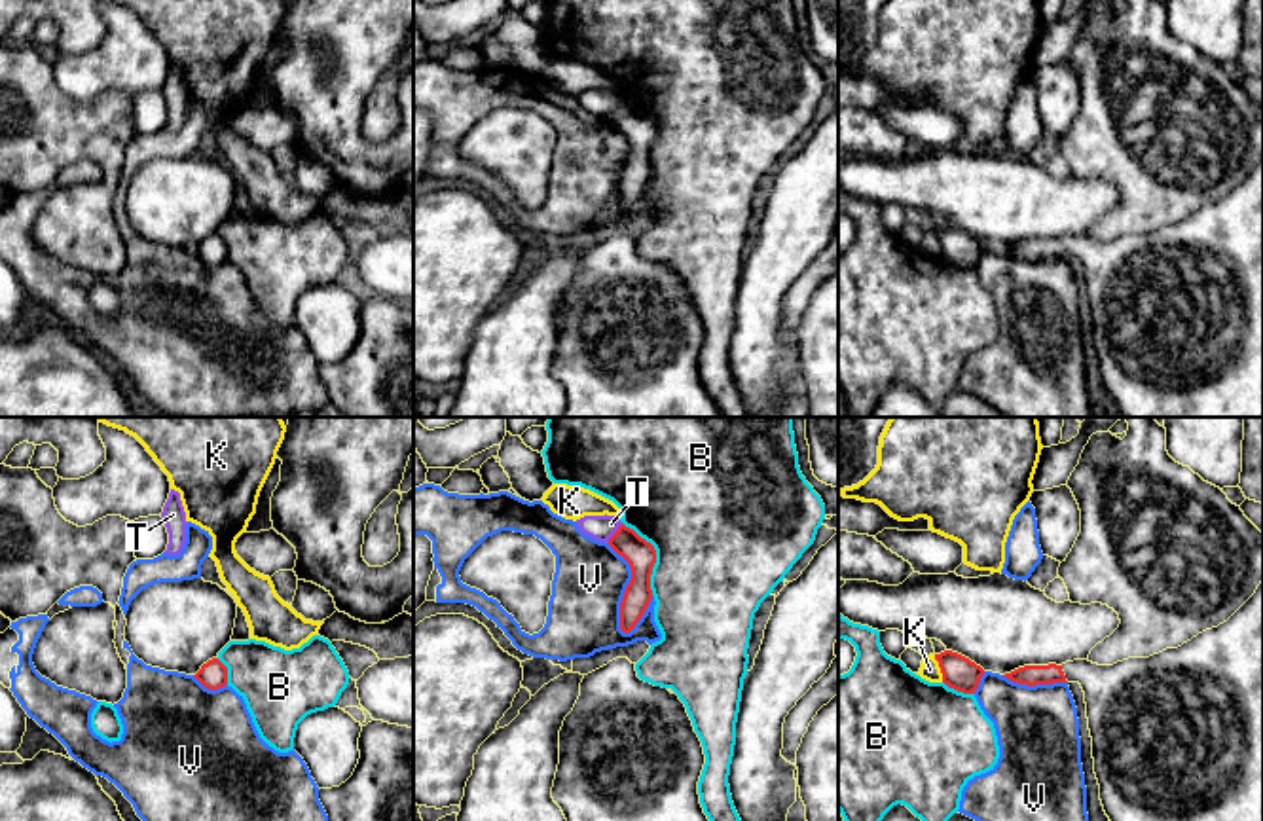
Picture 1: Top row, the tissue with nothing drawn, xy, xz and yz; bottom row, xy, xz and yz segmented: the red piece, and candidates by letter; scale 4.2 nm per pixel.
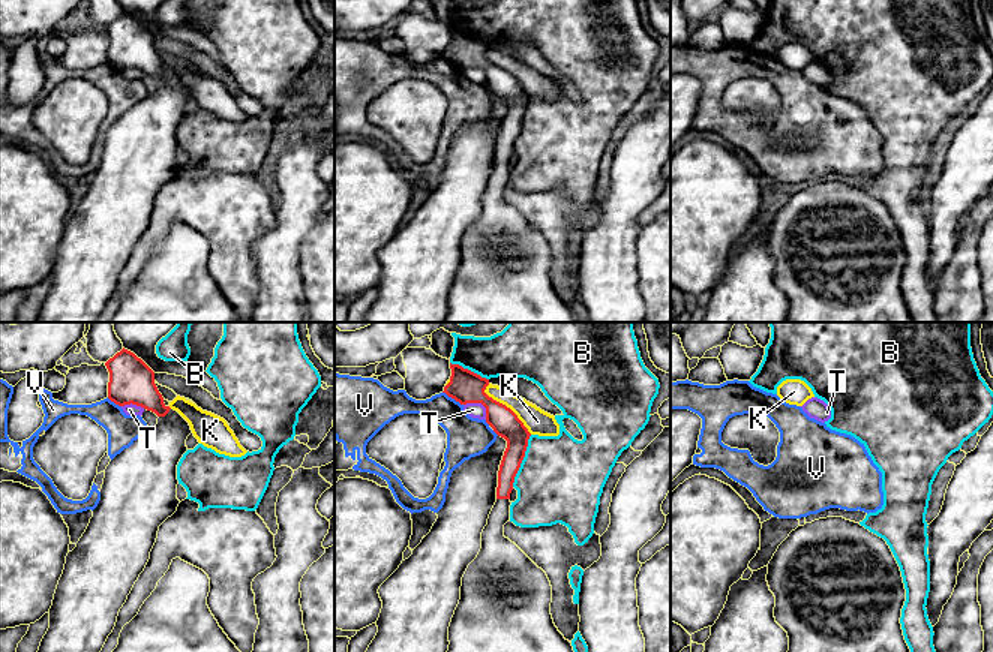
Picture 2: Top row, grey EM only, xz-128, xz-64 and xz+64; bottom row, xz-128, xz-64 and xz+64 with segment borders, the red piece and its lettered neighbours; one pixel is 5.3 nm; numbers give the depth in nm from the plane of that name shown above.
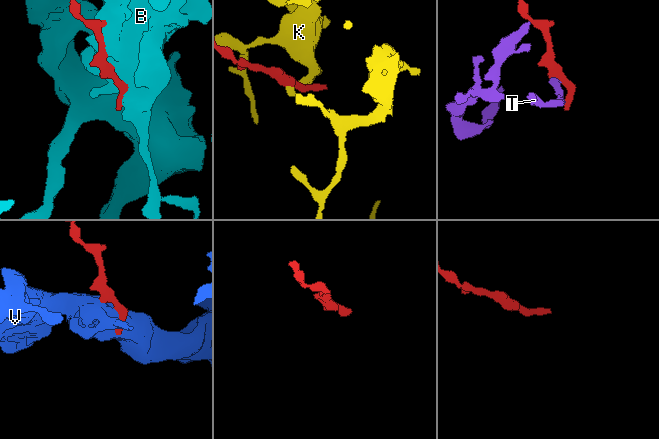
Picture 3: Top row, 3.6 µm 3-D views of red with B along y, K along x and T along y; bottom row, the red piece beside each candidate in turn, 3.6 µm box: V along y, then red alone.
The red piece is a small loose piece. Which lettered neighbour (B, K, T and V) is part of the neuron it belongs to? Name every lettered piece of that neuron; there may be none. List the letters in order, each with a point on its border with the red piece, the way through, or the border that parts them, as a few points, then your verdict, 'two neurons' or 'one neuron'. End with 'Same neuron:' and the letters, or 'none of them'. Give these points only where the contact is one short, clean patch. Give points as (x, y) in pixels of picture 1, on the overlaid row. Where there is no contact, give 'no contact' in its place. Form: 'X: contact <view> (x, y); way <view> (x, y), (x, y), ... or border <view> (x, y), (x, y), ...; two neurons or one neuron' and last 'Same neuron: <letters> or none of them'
B: contact xz (655, 556); two neurons
K: contact yz (939, 666); two neurons
T: contact xz (615, 533); border xz (622, 524), (607, 541); two neurons
V: contact xz (626, 590); two neurons
Same neuron: none of them

